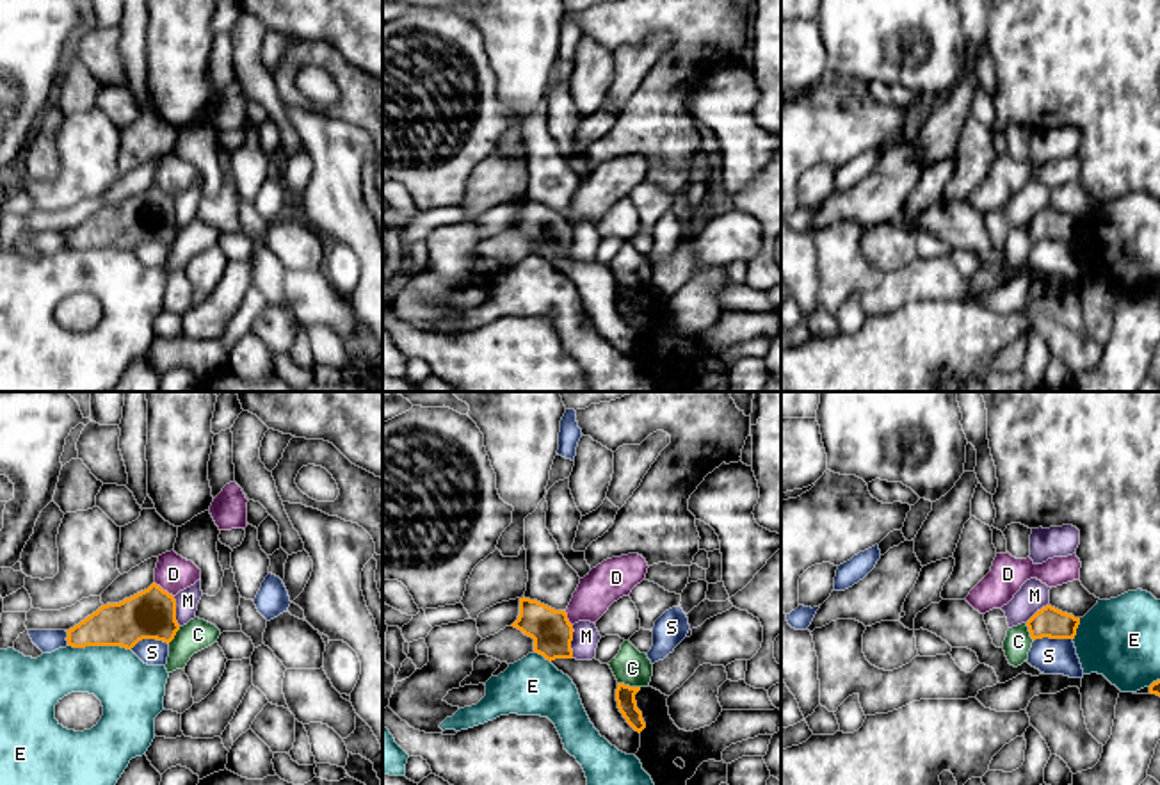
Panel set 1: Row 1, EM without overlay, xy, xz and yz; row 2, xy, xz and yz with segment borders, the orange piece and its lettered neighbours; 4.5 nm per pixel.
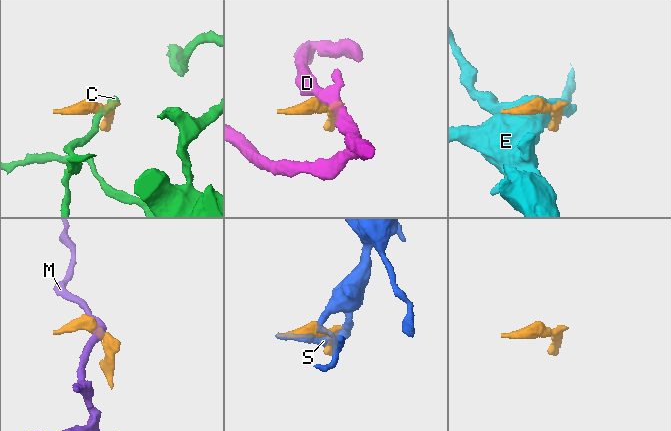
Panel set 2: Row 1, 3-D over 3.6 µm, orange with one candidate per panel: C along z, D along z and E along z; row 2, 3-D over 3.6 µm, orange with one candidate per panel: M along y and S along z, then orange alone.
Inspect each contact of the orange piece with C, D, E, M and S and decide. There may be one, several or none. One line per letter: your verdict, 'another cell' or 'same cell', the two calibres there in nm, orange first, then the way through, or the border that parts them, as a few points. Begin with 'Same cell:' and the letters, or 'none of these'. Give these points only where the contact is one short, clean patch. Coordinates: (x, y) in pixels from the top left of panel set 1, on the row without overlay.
Same cell: none of these
C: another cell; calibres 90 and 160 nm; border xz (618, 283), (639, 289)
D: another cell; calibres 220 and 170 nm; border xy (153, 184), (173, 198)
E: another cell; calibres 220 and 280 nm
M: another cell; calibres 190 and 120 nm; border xz (573, 226), (571, 258)
S: another cell; calibres 140 and 160 nm

